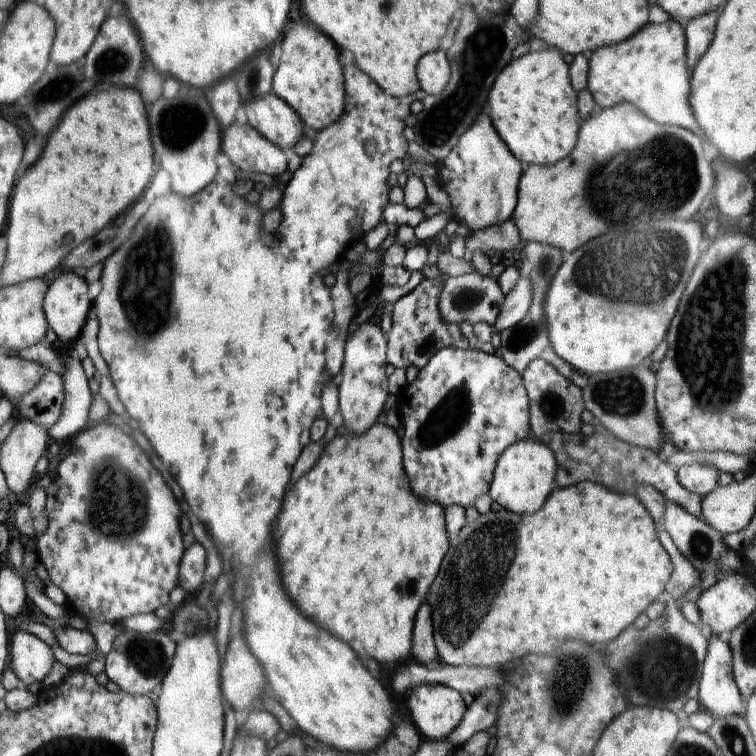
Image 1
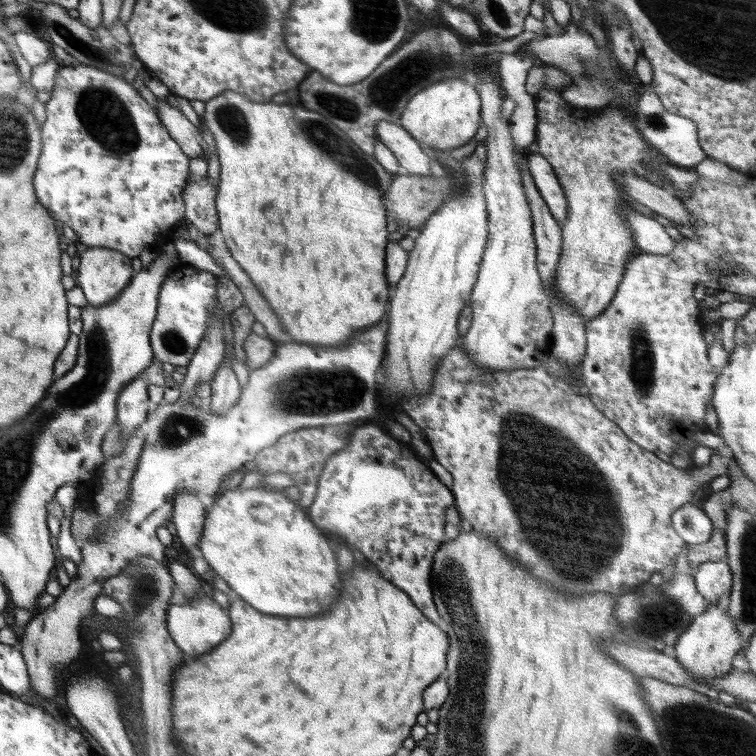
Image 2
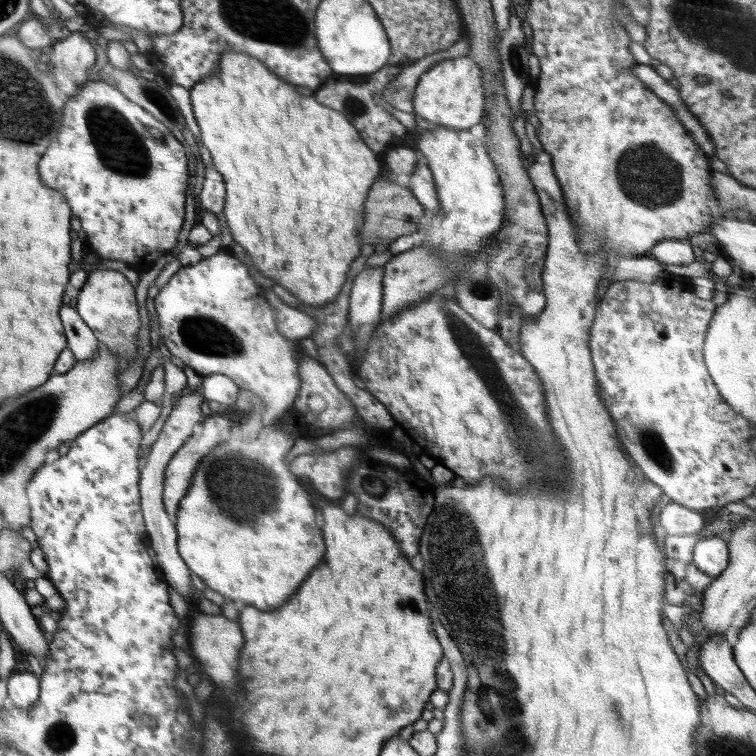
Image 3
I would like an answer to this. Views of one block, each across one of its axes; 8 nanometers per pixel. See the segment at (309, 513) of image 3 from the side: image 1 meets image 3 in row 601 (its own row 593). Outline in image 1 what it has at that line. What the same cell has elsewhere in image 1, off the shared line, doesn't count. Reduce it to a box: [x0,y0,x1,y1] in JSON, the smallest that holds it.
[93,180,397,753]

